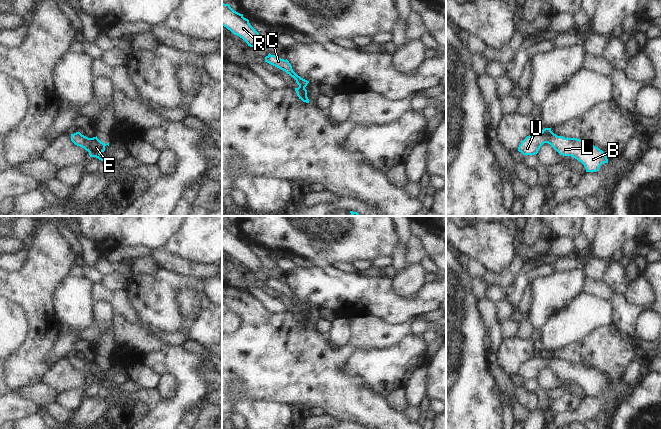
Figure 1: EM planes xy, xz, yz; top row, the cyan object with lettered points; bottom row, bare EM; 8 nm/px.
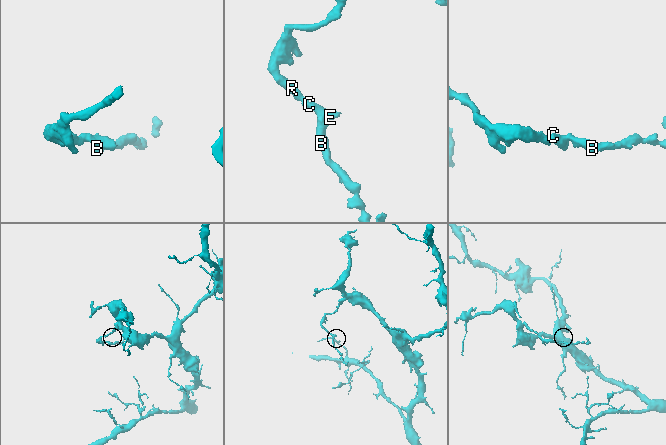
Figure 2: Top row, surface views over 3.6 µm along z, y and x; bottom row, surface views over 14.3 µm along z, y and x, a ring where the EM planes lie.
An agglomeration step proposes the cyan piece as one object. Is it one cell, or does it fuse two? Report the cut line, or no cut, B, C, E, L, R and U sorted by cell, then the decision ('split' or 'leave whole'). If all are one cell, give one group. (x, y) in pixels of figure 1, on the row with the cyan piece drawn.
no cut; B C E L R U; leave whole

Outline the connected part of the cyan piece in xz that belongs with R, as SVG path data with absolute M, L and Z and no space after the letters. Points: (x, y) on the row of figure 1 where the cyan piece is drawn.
M222 2L222 26L230 30L234 35L242 38L254 49L262 43L259 33L250 25L249 20L234 11L229 4Z

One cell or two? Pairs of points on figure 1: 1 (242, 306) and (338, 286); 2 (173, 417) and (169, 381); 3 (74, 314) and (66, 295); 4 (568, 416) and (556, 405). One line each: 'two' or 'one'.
1: two
2: two
3: one
4: two

